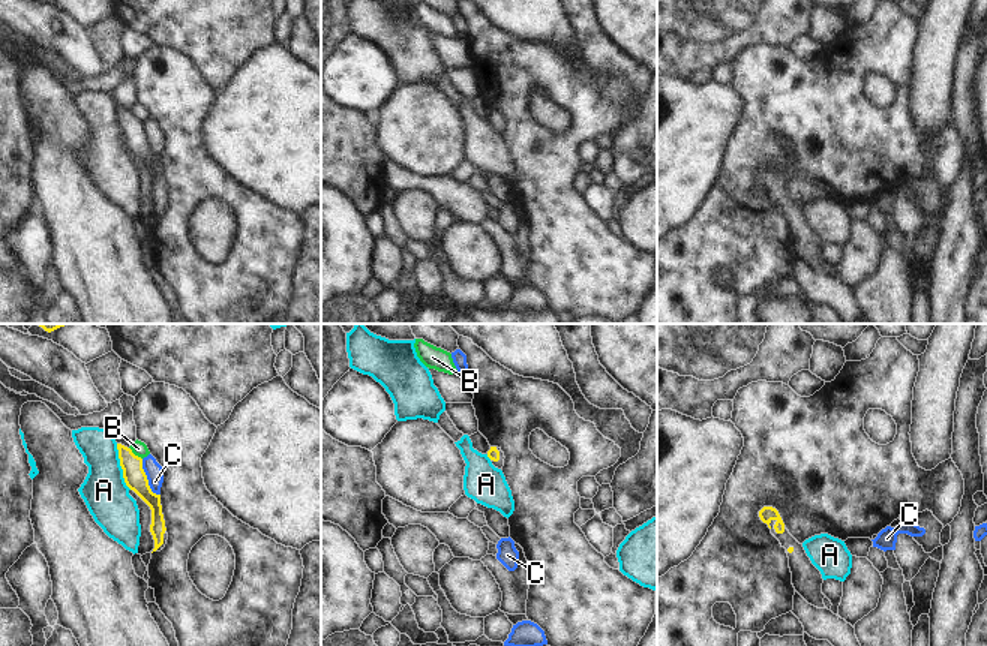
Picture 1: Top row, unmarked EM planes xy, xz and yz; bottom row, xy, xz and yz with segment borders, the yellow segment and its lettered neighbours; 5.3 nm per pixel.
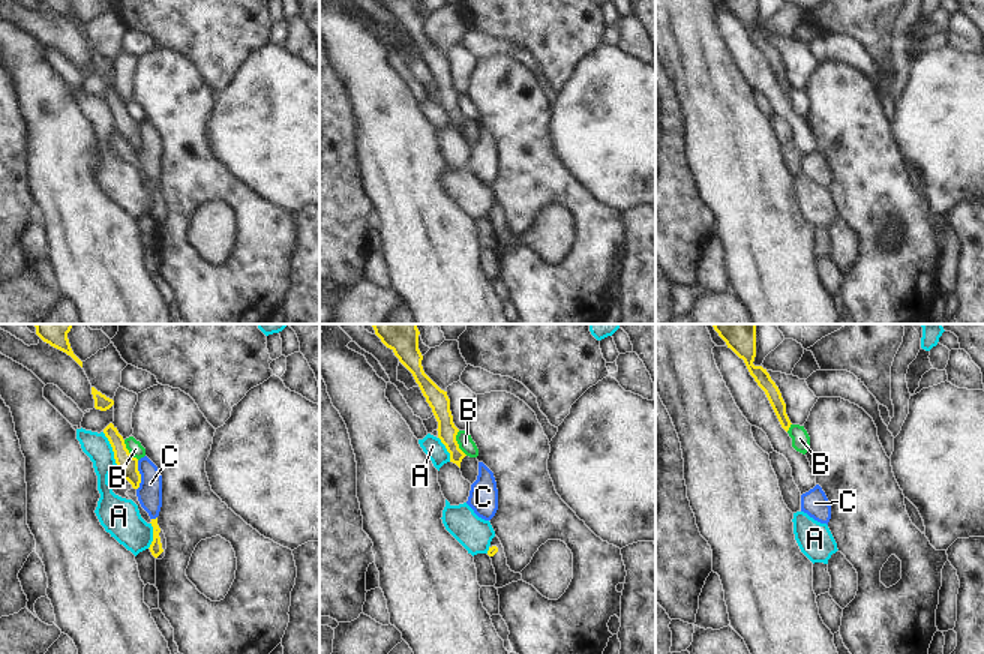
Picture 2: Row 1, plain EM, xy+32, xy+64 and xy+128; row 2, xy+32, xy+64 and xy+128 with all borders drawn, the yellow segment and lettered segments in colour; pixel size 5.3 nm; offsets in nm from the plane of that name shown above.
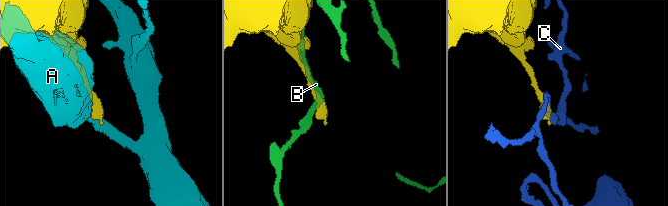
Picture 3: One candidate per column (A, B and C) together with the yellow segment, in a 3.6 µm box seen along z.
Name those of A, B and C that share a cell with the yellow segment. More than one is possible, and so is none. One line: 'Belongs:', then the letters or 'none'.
Belongs: none

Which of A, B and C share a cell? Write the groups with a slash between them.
A / B / C

